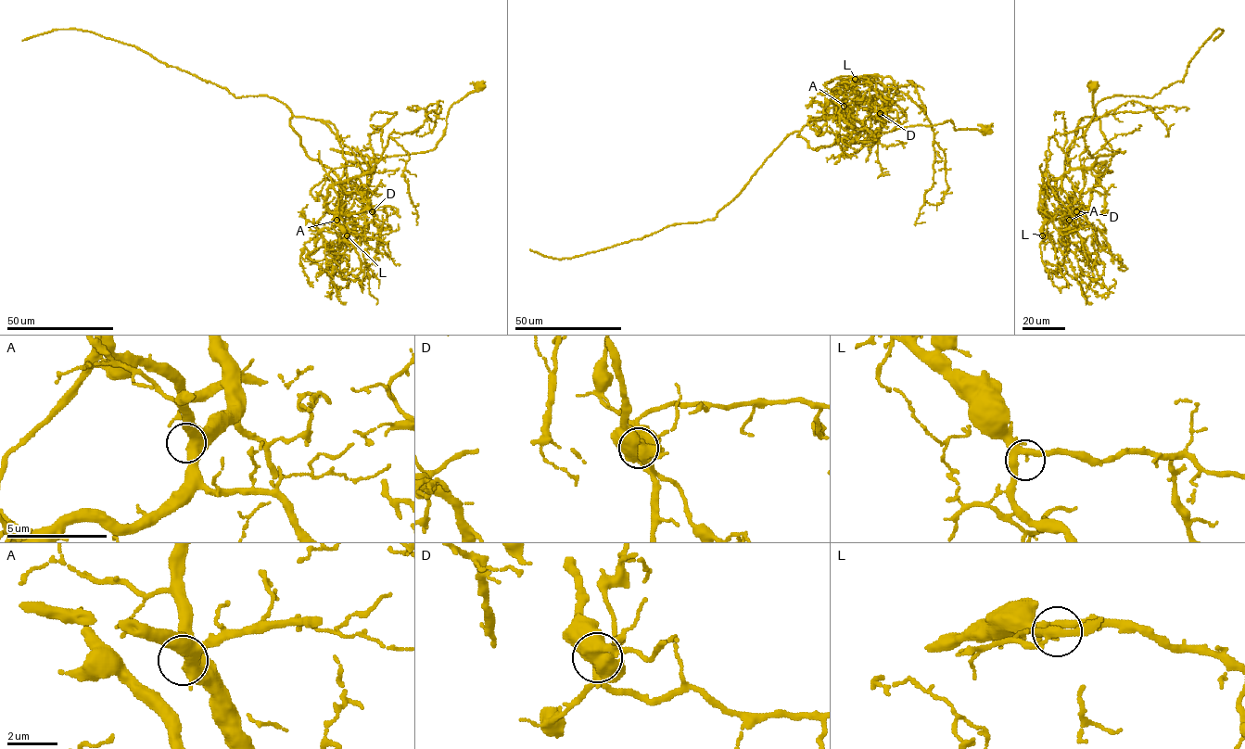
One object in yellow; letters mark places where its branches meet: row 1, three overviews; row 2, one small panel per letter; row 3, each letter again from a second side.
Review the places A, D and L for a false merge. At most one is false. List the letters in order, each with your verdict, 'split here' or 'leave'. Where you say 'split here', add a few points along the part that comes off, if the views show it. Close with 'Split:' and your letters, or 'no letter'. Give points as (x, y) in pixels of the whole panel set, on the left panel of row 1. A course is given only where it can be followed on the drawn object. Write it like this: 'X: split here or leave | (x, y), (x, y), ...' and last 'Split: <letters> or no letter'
A: leave
D: split here | (373, 211), (360, 178), (381, 158), (389, 135), (413, 132), (424, 124), (425, 110), (407, 107), (417, 110)
L: leave
Split: D

